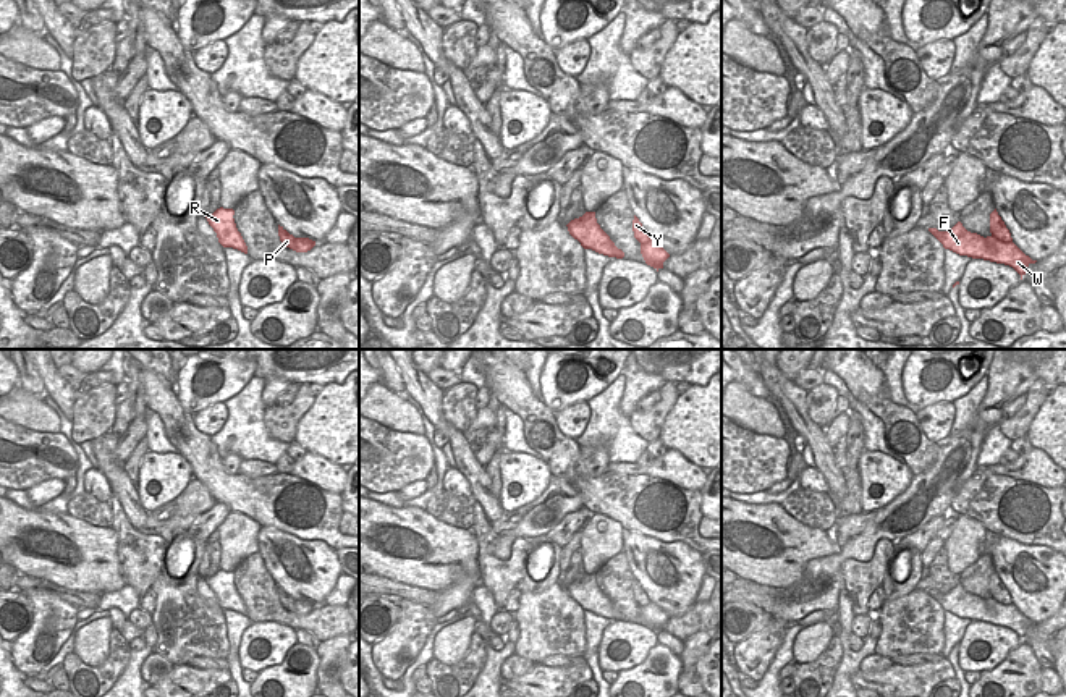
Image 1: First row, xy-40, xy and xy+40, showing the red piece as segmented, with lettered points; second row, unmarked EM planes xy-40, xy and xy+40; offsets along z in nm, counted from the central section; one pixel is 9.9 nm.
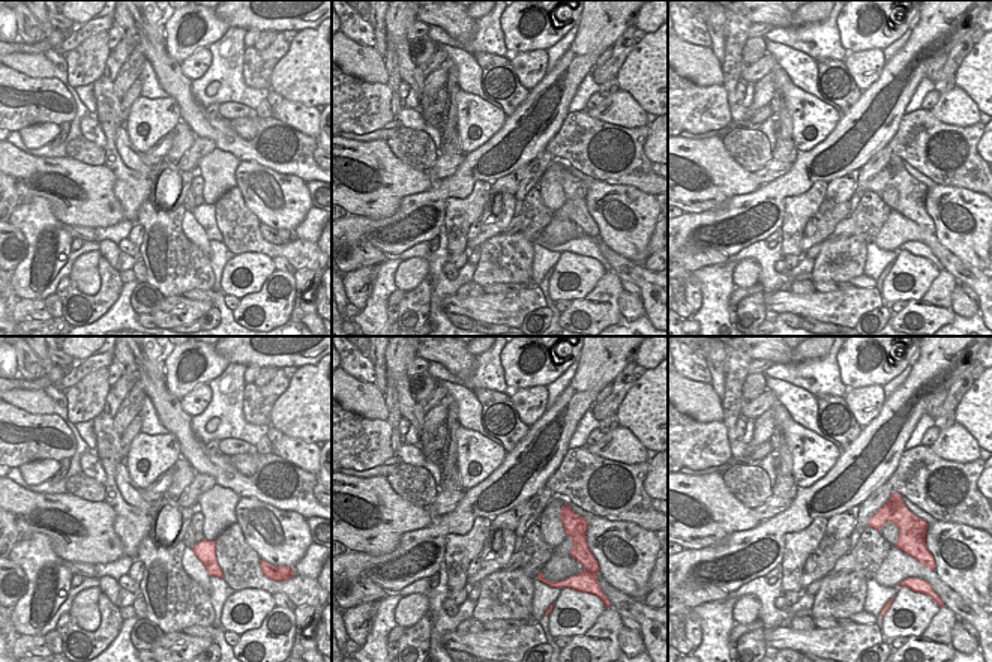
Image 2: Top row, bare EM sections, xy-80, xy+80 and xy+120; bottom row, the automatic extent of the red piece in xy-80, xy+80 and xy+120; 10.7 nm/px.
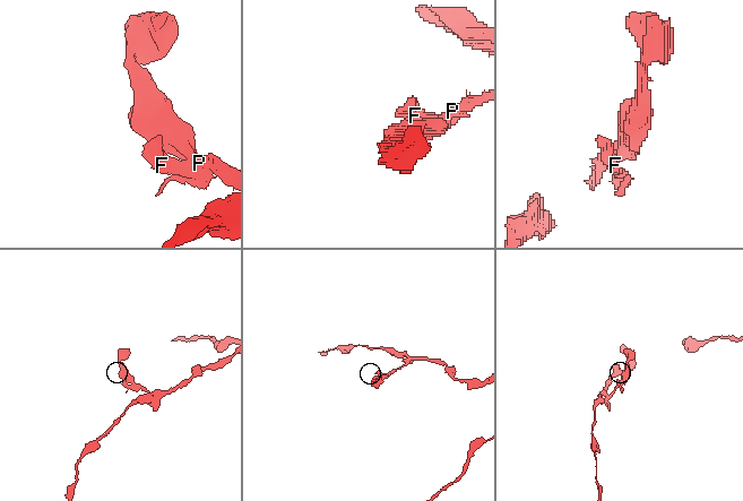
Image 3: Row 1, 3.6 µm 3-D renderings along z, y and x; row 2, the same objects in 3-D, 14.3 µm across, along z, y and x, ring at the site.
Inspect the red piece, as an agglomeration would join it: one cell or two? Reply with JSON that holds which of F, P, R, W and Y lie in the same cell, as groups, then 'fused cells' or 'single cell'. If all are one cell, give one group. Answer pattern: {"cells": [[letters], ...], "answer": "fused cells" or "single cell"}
{"cells": [["F", "R", "W"], ["P", "Y"]], "answer": "fused cells"}

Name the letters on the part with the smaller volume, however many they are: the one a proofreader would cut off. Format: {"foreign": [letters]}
{"foreign": ["F", "R", "W"]}

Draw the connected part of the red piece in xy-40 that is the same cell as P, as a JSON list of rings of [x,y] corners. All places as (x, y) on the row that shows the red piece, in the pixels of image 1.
[[[278,225],[278,236],[280,236],[280,241],[283,243],[283,246],[286,246],[290,249],[298,249],[301,252],[307,252],[315,246],[315,241],[312,241],[309,238],[294,238],[280,225]]]

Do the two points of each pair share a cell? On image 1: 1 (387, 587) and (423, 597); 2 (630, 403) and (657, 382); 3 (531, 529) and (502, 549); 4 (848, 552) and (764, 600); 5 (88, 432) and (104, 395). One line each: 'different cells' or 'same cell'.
1: same cell
2: same cell
3: same cell
4: same cell
5: same cell

